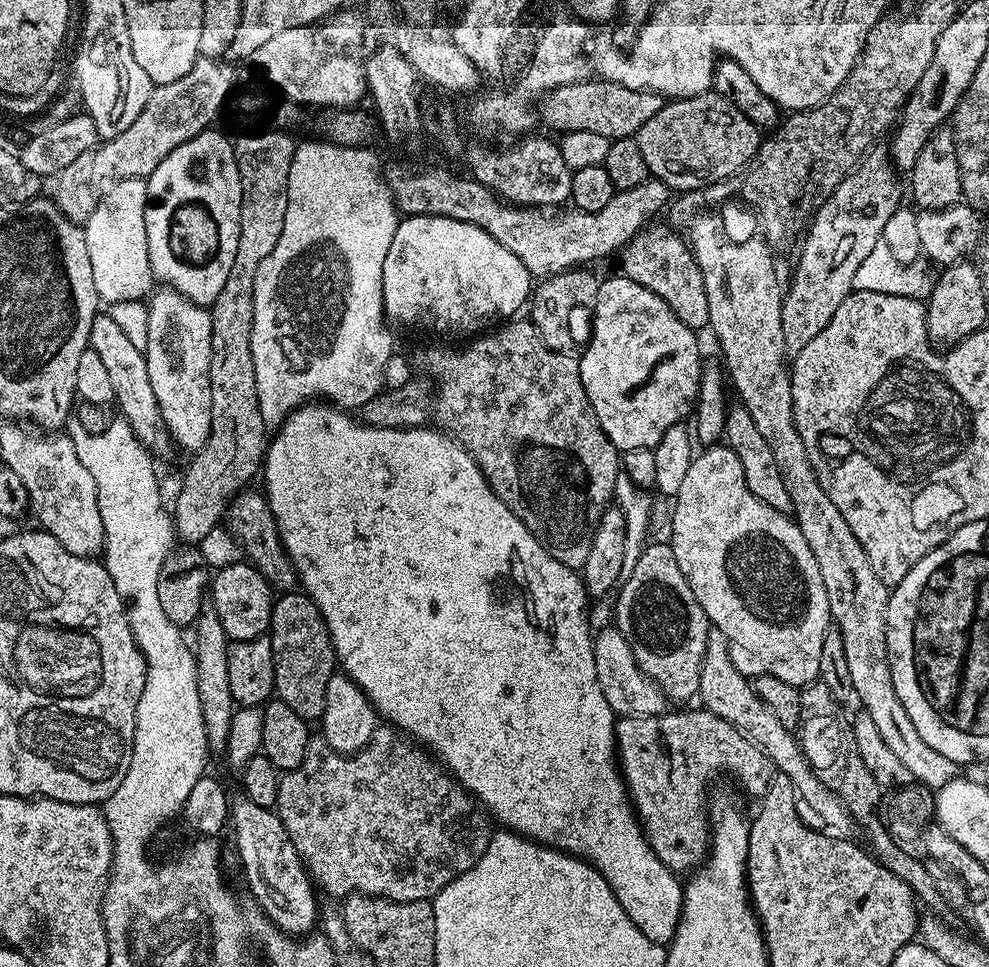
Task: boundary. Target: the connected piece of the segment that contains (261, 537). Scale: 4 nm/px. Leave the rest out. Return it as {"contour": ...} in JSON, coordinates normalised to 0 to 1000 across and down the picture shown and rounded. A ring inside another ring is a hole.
{"contour":[[[263,507],[251,508],[244,508],[239,516],[231,522],[229,546],[238,555],[239,563],[245,568],[246,574],[250,576],[255,586],[260,587],[270,598],[276,609],[298,609],[301,604],[299,587],[295,584],[291,571],[287,568],[287,557],[283,555],[279,537],[271,522],[271,514]]]}

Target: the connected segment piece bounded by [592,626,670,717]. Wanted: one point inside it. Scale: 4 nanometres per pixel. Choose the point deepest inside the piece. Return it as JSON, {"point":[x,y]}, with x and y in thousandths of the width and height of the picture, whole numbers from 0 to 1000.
{"point":[637,715]}

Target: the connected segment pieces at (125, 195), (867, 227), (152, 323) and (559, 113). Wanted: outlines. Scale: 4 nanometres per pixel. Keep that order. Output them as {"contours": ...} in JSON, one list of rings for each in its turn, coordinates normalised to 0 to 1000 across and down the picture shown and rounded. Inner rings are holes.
{"contours":[[[[145,183],[116,187],[92,219],[91,225],[85,230],[85,245],[94,276],[96,302],[104,313],[112,315],[123,311],[143,311],[155,297],[151,255],[148,254],[149,211],[150,189]]],[[[883,155],[870,166],[860,180],[854,181],[853,186],[833,208],[817,236],[817,245],[807,267],[805,281],[794,303],[791,321],[791,350],[793,364],[796,369],[803,370],[811,364],[812,359],[835,339],[836,334],[843,329],[844,322],[851,316],[858,304],[863,300],[863,287],[872,271],[880,265],[884,254],[892,251],[894,235],[900,230],[900,221],[911,214],[910,186],[897,156]]],[[[162,296],[149,311],[148,383],[162,421],[162,431],[175,456],[197,469],[212,453],[212,366],[214,365],[214,324],[192,312],[175,298]]],[[[596,81],[555,95],[545,104],[544,120],[563,139],[597,134],[597,139],[609,139],[609,143],[618,147],[642,142],[647,132],[671,112],[672,107],[672,100],[663,95],[642,95],[633,89],[618,87],[616,83]]]]}

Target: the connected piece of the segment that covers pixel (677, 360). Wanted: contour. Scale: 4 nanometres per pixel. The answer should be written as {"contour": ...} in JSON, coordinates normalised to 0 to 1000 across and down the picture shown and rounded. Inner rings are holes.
{"contour":[[[630,283],[619,285],[616,290],[613,290],[613,287],[607,290],[605,308],[603,309],[603,315],[599,319],[597,334],[599,334],[599,349],[595,352],[595,361],[588,366],[585,365],[584,371],[586,386],[588,387],[588,399],[593,403],[593,412],[597,412],[597,420],[601,420],[601,428],[605,432],[609,445],[617,453],[619,460],[628,468],[632,469],[650,463],[663,464],[665,457],[669,457],[673,447],[683,438],[693,437],[701,429],[704,421],[704,413],[708,406],[708,383],[710,380],[708,356],[704,353],[705,344],[701,340],[695,339],[681,325],[681,321],[677,321],[677,316],[673,316],[673,312],[669,308],[665,308],[665,304],[661,304],[653,296],[641,292],[636,285]]]}

